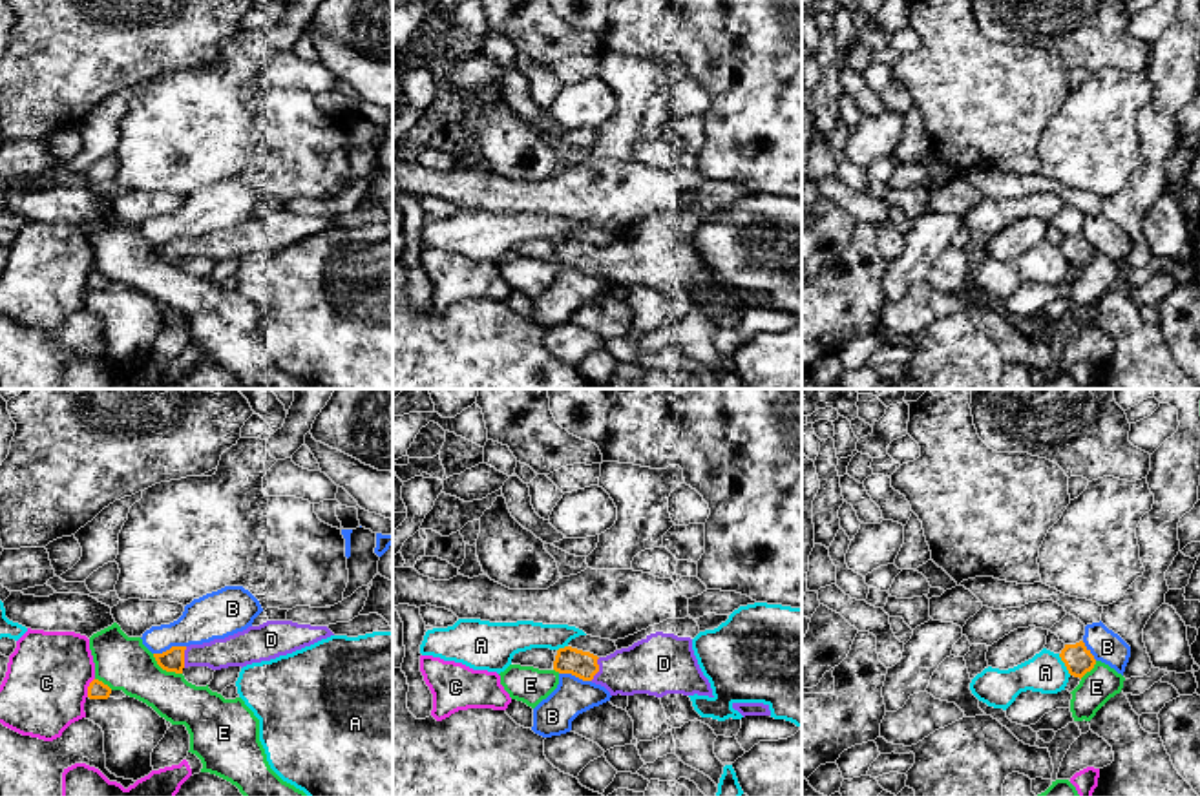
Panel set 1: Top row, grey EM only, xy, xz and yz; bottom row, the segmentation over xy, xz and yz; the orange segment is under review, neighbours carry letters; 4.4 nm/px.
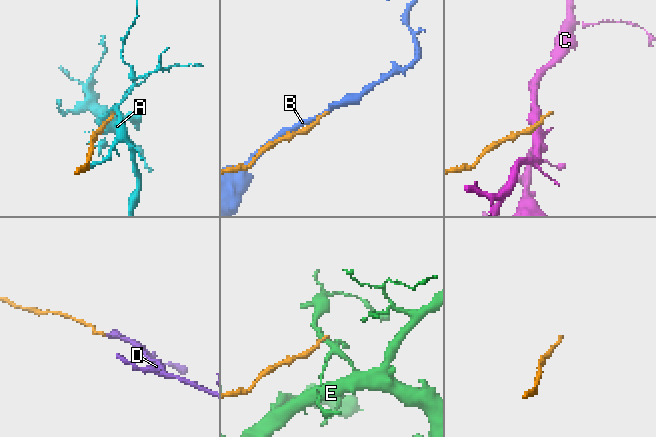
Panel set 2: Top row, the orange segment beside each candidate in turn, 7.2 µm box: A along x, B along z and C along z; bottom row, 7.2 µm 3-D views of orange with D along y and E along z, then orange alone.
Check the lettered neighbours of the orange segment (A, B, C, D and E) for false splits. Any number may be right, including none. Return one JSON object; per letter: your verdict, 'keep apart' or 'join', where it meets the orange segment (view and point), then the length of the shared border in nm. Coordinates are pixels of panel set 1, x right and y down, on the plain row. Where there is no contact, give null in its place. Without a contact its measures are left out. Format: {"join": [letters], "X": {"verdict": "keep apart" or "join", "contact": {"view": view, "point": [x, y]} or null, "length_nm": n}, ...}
{"join": ["D"], "A": {"verdict": "keep apart", "contact": {"view": "yz", "point": [1065, 256]}, "length_nm": 110}, "B": {"verdict": "keep apart", "contact": {"view": "xy", "point": [170, 240]}, "length_nm": 150}, "C": {"verdict": "keep apart", "contact": {"view": "xy", "point": [88, 278]}, "length_nm": 90}, "D": {"verdict": "join", "contact": {"view": "xz", "point": [598, 260]}, "length_nm": 110}, "E": {"verdict": "keep apart", "contact": {"view": "xy", "point": [165, 260]}, "length_nm": 160}}

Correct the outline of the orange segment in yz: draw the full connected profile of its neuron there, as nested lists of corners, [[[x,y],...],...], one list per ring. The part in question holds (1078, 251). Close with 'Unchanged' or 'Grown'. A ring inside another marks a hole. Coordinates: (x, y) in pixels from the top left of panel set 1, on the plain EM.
[[[1083,232],[1076,236],[1065,236],[1065,239],[1059,245],[1061,252],[1065,254],[1067,261],[1074,268],[1083,268],[1087,263],[1090,263],[1096,256],[1094,246],[1085,237]]]. Unchanged

